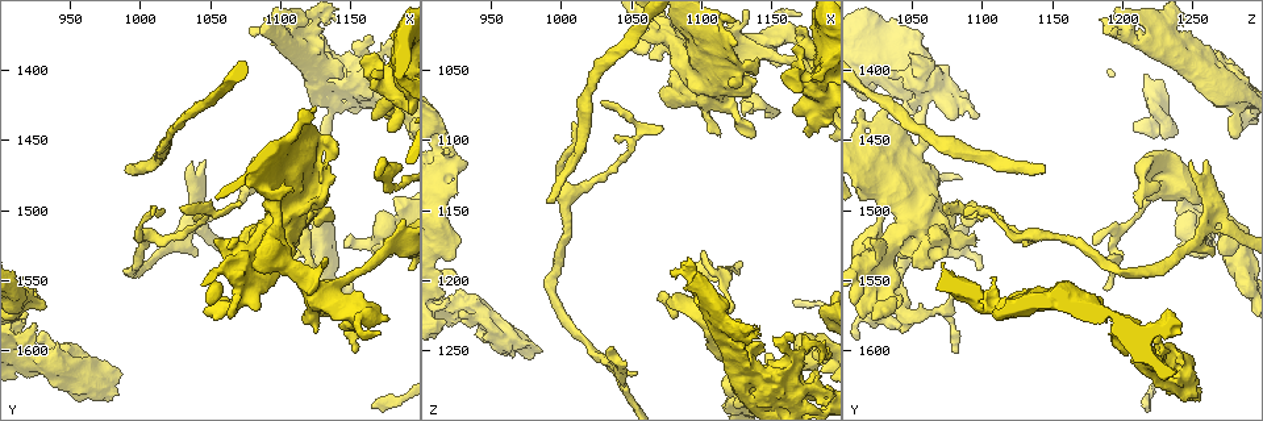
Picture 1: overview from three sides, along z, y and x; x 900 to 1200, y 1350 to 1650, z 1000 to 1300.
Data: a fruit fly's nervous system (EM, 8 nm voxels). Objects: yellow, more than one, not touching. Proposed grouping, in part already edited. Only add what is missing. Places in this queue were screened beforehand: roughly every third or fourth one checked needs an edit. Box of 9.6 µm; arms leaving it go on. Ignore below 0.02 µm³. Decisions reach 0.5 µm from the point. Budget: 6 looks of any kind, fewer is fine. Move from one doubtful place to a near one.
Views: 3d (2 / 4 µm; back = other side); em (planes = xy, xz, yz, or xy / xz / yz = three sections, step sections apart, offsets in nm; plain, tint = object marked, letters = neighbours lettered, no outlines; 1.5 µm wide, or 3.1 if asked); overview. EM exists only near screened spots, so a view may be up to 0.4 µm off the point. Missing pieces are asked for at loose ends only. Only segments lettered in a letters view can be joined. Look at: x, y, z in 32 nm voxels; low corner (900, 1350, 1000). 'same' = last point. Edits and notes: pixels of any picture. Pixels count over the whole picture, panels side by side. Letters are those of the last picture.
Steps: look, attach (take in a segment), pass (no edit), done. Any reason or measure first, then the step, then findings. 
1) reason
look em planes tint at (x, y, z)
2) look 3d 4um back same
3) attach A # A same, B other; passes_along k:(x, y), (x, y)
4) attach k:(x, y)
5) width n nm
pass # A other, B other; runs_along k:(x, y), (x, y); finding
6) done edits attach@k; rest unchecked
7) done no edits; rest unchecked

look em planes tint at (934, 1568, 1118)

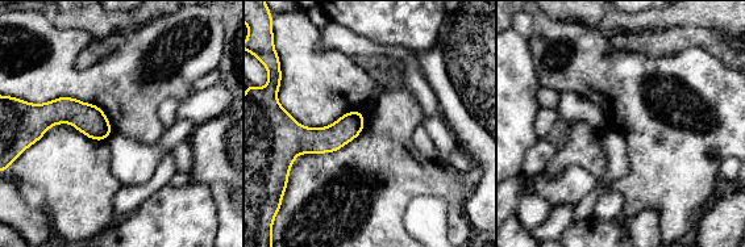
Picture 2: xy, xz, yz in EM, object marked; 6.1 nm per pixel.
what lies round it
look em planes letters same

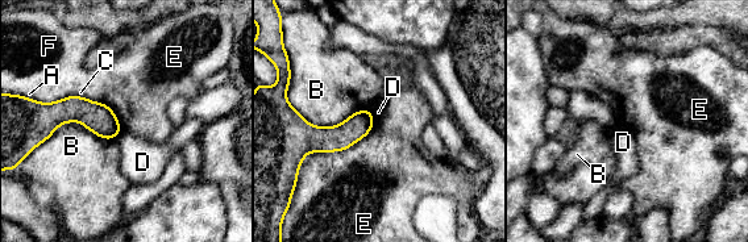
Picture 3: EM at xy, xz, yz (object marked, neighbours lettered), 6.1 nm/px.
pass # A other, B other, C other, D other, E other, F other; runs_along 3:(368, 113), (341, 137), (303, 145); none of them fits

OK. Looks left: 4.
branch stops here
look em yz step 4 tint at (1064, 1568, 1042)

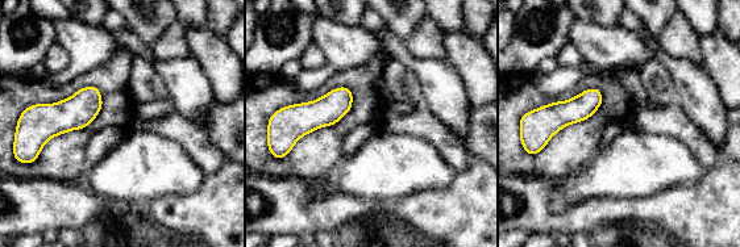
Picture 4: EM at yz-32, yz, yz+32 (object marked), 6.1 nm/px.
cut it another way
look em xz step 4 letters same

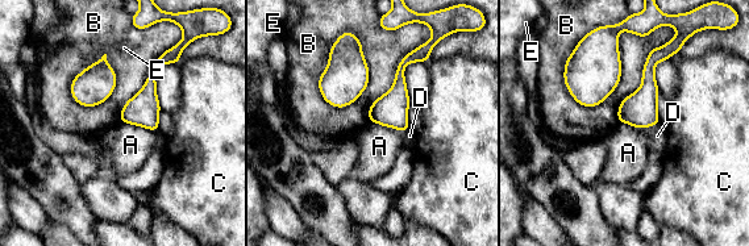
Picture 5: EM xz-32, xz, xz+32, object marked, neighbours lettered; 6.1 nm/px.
longest_contact B 460 nm
pass # A other, B other, C other, D other, E other; no lettered segment goes on from it

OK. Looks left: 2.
free end
look 3d 2um back at (1102, 1524, 1180)

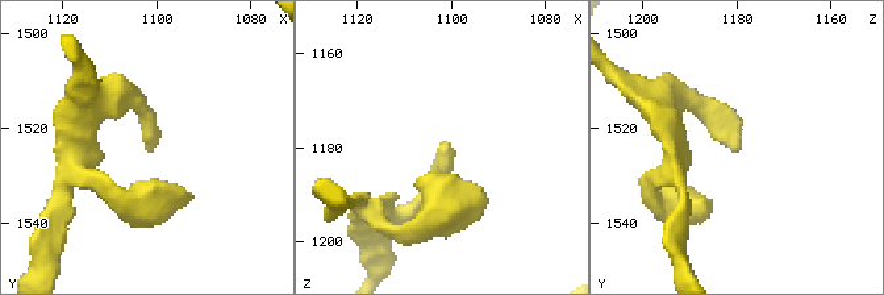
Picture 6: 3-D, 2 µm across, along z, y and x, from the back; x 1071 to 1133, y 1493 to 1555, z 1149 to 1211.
look em planes letters at (1101, 1524, 1181)

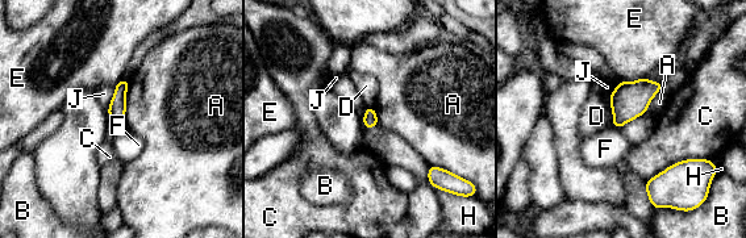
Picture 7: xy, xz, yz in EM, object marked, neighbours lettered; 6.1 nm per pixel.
width 100 nm
pass # A other, B other, C other, D other, E other, F other, H other, J other; border 7:(612, 124), (620, 129); no lettered segment goes on from it

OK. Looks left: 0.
done no edits; rest unchecked

